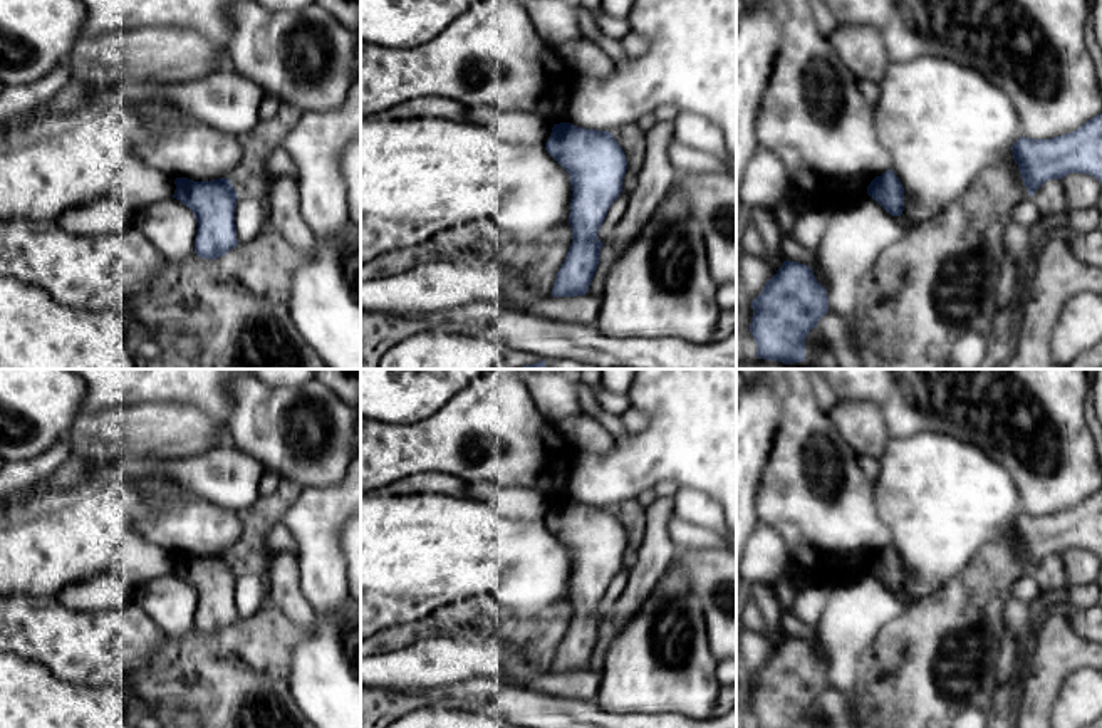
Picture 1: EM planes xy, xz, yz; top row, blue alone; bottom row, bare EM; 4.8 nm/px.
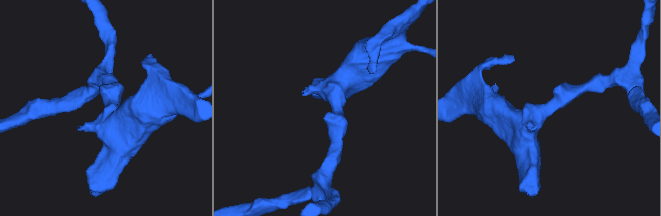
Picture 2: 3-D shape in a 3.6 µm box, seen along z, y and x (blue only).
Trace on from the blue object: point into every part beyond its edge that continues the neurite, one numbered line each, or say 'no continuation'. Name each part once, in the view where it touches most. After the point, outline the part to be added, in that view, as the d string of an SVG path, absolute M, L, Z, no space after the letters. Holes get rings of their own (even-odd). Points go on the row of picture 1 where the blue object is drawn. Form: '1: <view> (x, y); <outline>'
no continuation

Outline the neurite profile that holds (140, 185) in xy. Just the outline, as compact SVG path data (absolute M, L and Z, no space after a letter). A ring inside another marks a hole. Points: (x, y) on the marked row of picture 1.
M138 156L124 159L119 171L116 198L133 211L173 198L174 178L143 163Z

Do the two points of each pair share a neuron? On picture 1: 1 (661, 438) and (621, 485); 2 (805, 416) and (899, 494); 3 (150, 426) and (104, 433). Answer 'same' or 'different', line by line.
1: same
2: different
3: same

